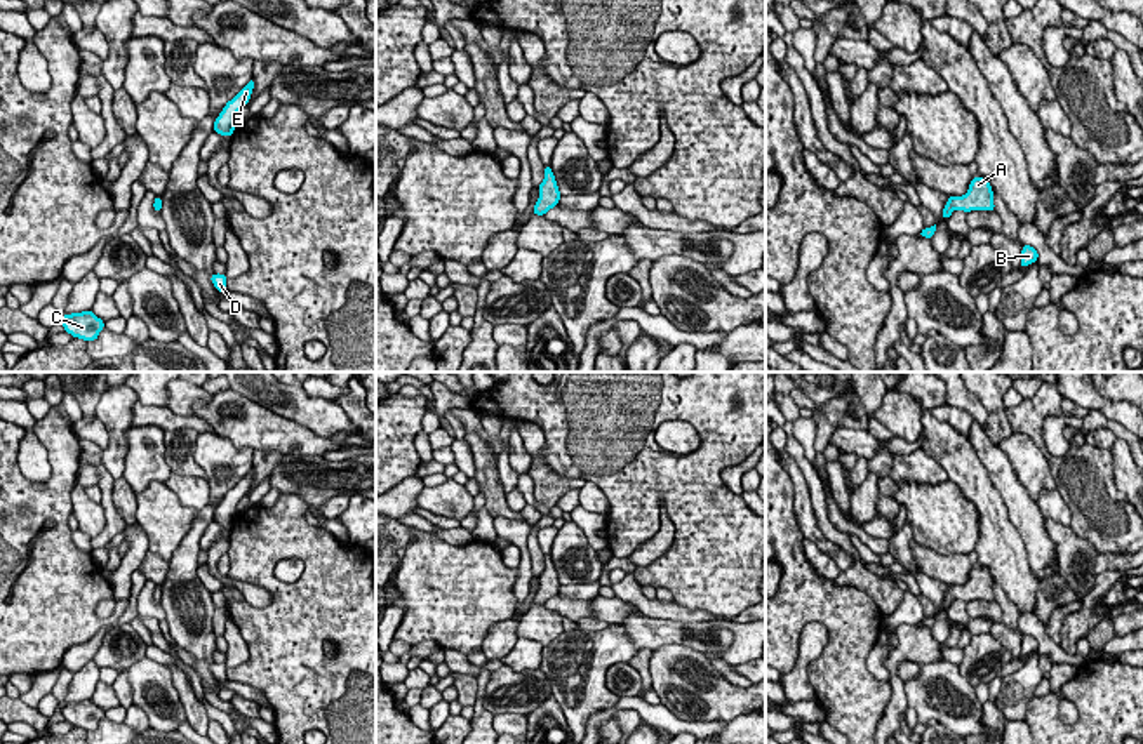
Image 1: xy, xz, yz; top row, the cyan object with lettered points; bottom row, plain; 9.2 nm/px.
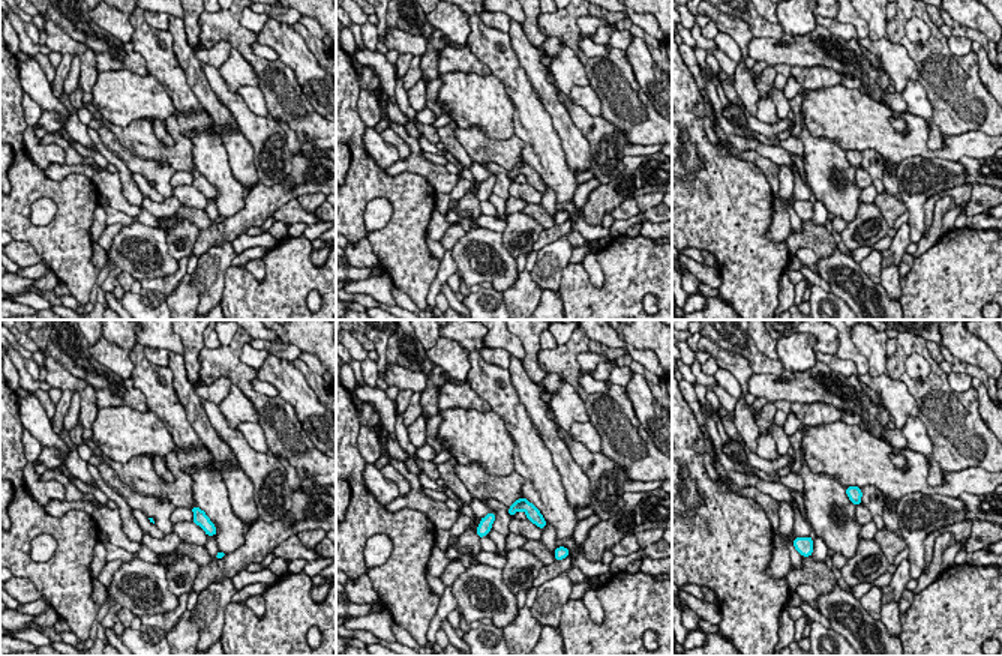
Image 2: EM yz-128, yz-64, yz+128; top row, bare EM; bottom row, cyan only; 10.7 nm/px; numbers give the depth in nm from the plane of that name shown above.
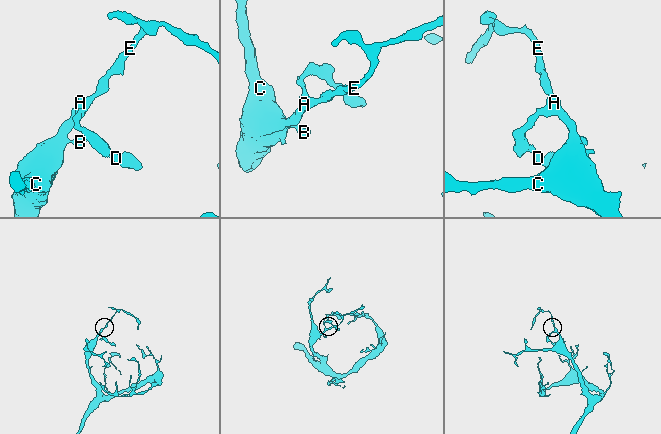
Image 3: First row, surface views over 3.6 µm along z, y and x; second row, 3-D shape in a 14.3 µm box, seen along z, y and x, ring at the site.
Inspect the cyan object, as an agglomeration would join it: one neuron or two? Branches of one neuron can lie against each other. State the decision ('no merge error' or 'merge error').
no merge error

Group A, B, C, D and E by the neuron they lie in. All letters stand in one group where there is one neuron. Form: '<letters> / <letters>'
A B C D E

